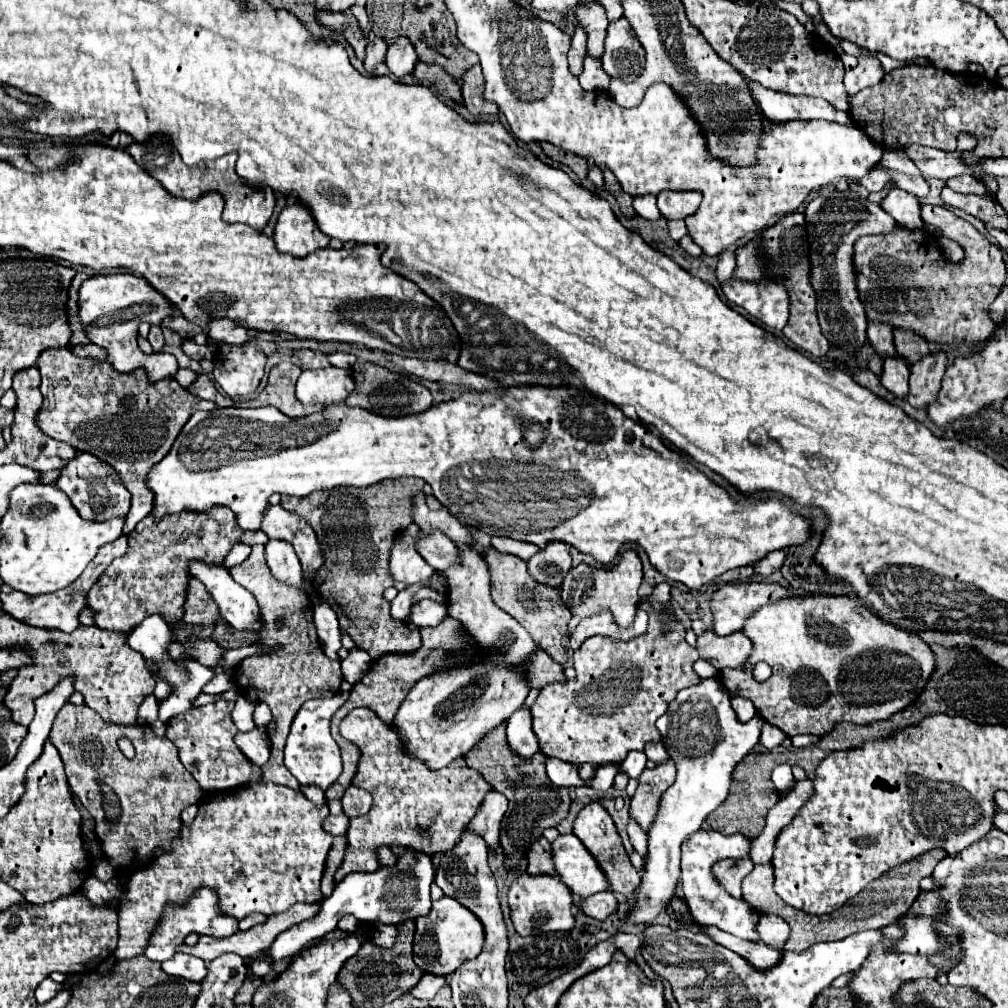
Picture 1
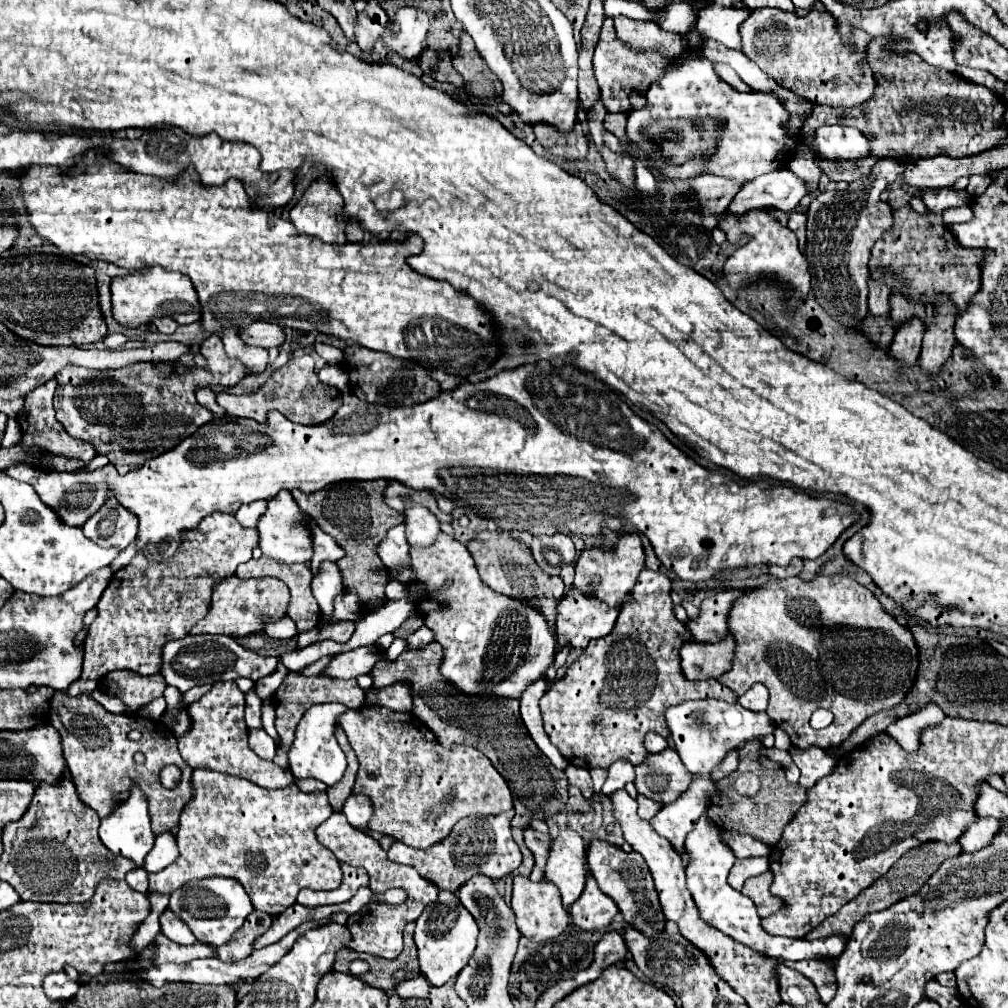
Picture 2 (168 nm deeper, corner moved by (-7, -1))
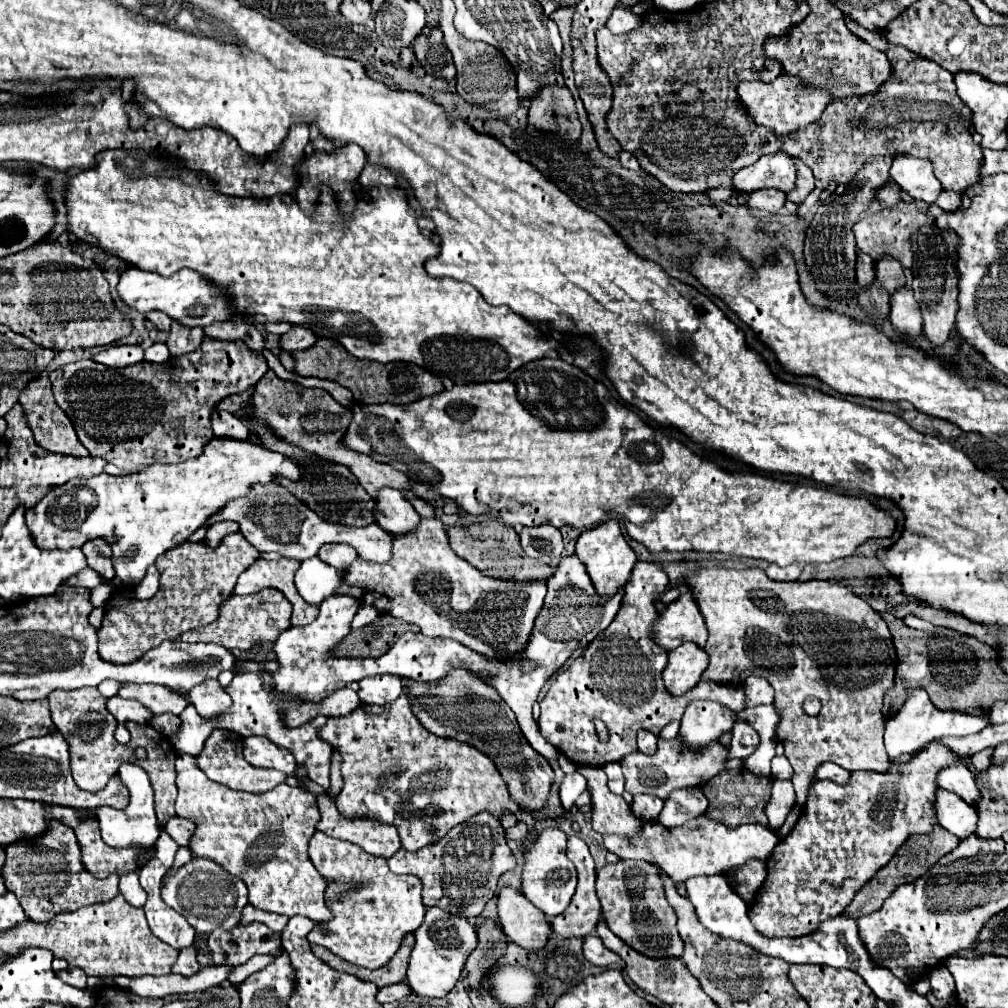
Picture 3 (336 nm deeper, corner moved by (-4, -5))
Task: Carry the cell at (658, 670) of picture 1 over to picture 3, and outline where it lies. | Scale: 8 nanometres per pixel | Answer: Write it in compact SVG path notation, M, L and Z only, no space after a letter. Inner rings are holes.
M638 561L628 585L624 587L622 605L608 625L594 641L588 643L584 653L562 671L550 685L546 697L540 701L540 731L574 765L604 767L604 763L620 761L636 751L636 733L648 729L658 735L670 721L680 721L686 705L694 699L718 701L732 711L744 709L742 687L700 681L688 693L674 697L664 687L662 671L668 665L668 651L654 639L652 629L658 619L656 601L666 591L668 577L656 563ZM594 719L602 719L608 727L608 743L600 743L594 729Z

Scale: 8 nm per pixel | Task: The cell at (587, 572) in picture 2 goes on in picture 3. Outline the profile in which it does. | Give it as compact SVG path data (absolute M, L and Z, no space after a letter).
M610 519L594 529L584 531L576 543L576 555L584 563L588 575L596 587L596 593L604 599L610 599L618 589L622 589L628 583L634 565L638 563L636 553L632 551L626 537L622 535L620 523L616 519Z

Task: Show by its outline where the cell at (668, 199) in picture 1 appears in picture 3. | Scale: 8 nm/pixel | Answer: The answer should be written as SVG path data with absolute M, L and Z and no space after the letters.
M784 151L764 155L754 165L736 171L732 177L732 189L742 195L768 187L788 193L790 189L794 189L794 183L796 183L796 167L790 155Z

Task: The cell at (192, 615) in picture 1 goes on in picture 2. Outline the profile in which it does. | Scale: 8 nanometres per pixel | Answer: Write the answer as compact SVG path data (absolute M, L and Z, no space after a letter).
M229 577L223 583L219 583L219 587L215 587L211 609L207 617L201 619L191 629L191 635L209 633L209 635L229 635L237 639L237 637L247 637L253 633L261 633L265 627L261 617L265 615L265 617L281 619L287 613L287 605L289 605L289 591L287 591L287 585L279 579L263 577L263 579L241 581L239 577Z

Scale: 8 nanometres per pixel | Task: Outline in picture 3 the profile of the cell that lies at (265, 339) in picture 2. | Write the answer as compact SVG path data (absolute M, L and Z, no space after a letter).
M292 327L288 335L278 337L278 347L282 351L296 351L296 349L308 349L316 341L316 335L310 329L304 327Z

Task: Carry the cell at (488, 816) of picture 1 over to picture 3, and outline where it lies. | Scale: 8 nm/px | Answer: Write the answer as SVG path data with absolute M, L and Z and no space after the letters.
M478 813L428 847L418 851L398 849L388 859L388 867L394 873L412 873L422 879L424 905L436 905L448 913L472 919L478 917L486 901L494 897L500 875L516 867L516 857L506 845L502 823L490 813Z

